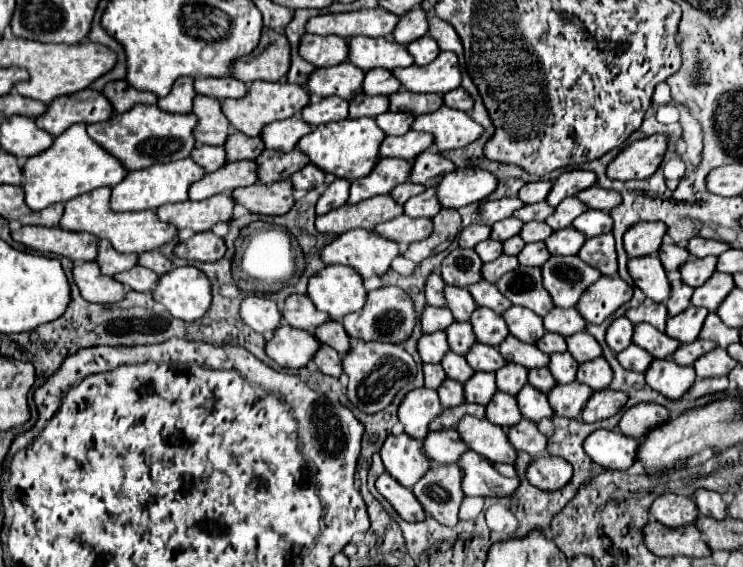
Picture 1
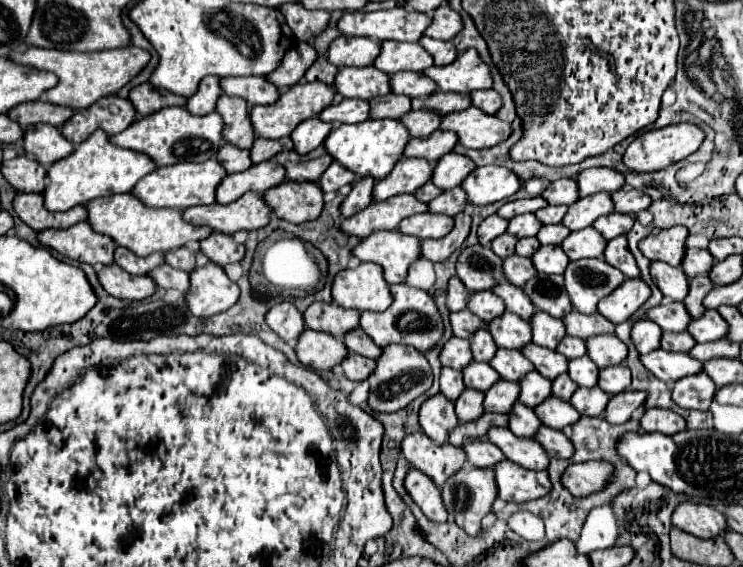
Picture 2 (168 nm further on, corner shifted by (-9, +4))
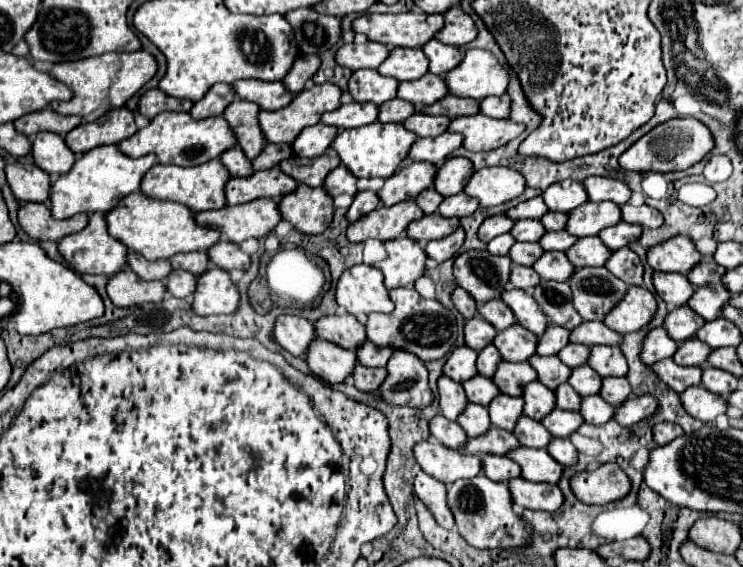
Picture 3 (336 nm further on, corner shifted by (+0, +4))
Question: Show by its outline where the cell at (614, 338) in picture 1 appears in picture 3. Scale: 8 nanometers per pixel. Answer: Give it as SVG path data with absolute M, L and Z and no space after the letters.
M655 328L645 338L645 344L641 350L641 360L645 360L645 364L651 366L663 358L673 358L677 348L679 348L679 344L669 338L665 328Z

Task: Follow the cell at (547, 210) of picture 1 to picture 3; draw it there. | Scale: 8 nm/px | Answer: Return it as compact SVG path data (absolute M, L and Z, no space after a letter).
M547 212L541 222L545 224L547 230L565 230L565 224L567 224L567 214L561 214L561 212Z

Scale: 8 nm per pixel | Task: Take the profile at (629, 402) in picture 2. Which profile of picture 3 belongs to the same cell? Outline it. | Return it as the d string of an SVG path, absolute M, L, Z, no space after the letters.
M631 396L621 408L617 408L615 420L621 426L633 426L659 410L659 402L653 396Z

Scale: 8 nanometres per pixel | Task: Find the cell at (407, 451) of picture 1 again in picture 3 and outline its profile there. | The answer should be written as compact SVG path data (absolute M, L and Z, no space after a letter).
M419 442L413 450L415 450L415 460L421 466L421 470L445 484L453 484L459 478L469 480L477 476L483 468L481 456L461 454L441 444Z

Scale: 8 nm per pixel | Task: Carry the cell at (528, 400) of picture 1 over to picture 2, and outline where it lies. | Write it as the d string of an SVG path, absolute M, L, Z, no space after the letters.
M548 396L542 404L534 406L534 412L546 426L556 430L570 426L580 418L580 414L566 400L558 400L556 396Z

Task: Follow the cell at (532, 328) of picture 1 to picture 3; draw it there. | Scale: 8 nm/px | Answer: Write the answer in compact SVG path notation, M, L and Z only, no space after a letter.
M551 324L551 326L547 328L547 332L545 332L545 336L539 338L537 354L539 354L539 356L555 356L555 354L559 354L567 344L569 344L569 330Z

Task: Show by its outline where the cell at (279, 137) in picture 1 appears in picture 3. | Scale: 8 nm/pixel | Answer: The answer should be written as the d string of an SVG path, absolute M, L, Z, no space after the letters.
M319 122L313 128L305 128L305 132L301 132L301 136L297 136L297 140L293 142L293 150L297 156L317 158L327 152L327 148L335 140L337 132L339 132L339 128Z

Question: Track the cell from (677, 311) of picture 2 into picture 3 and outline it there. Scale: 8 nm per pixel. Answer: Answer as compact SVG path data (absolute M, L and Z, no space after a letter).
M689 306L685 308L677 308L677 310L671 310L665 318L665 330L669 332L669 336L675 340L675 342L687 342L687 340L693 340L697 330L705 324L705 320L695 314Z

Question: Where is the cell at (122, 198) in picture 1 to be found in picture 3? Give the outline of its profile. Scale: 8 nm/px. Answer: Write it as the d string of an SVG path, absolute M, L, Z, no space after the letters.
M211 160L193 168L181 168L181 166L163 166L155 164L147 174L145 180L141 182L141 192L147 194L149 198L157 200L173 200L189 206L193 212L203 212L203 210L219 210L227 204L225 200L225 184L229 180L229 170L223 166L223 162Z

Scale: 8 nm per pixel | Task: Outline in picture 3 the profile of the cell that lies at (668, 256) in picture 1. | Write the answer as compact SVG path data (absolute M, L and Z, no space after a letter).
M713 258L705 260L705 264L697 264L697 268L693 268L693 272L689 272L689 282L693 282L693 286L707 286L713 282L719 282L723 278L727 270L721 268Z

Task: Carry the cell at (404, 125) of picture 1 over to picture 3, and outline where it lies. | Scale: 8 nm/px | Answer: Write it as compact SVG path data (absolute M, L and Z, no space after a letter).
M413 114L403 122L405 128L415 132L417 136L439 136L447 130L451 118L447 116L429 116L429 114Z

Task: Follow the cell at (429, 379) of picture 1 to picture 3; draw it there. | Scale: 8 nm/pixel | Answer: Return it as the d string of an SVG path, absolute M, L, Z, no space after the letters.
M441 376L437 386L439 386L439 396L441 396L439 400L441 414L449 420L457 420L459 414L463 414L469 404L463 386L457 384L455 380L449 380L449 376Z

